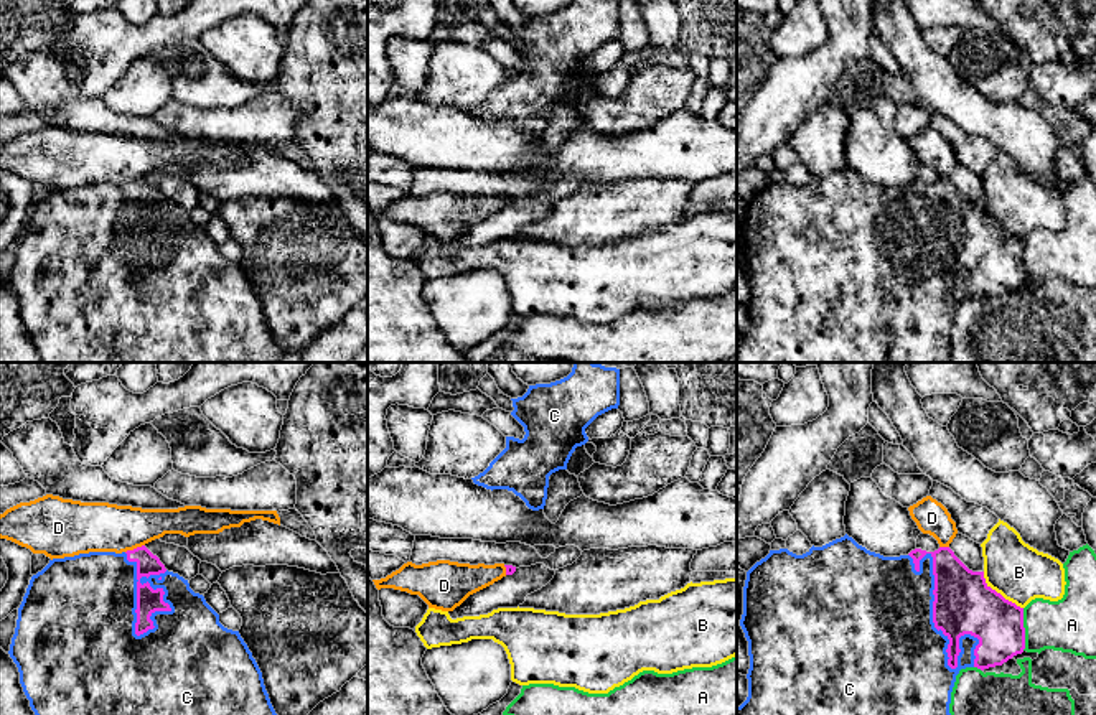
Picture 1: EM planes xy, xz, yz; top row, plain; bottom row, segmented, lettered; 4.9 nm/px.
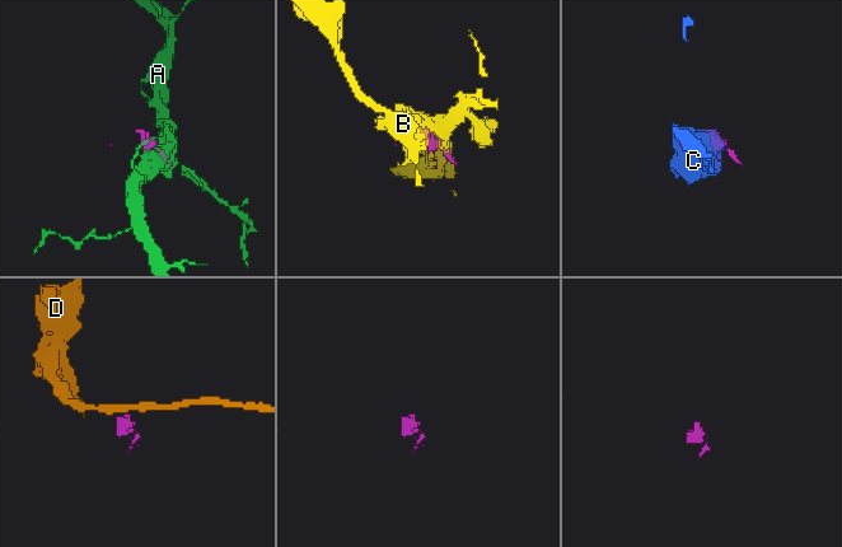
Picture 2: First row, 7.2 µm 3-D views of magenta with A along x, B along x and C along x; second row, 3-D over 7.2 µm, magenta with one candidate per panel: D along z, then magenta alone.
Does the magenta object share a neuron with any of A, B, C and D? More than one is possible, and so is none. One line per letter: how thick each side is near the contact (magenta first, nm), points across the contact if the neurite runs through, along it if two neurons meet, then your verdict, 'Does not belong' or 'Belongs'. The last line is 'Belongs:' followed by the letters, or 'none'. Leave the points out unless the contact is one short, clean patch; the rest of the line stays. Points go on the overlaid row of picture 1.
A: Thickness 260 nm (magenta) against 260 nm. Does not belong
B: Thickness 280 nm (magenta) against 280 nm. Does not belong
C: Thickness 280 nm (magenta) against 460 nm. Belongs
D: Thickness 110 nm (magenta) against 240 nm. Boundary: xy (144, 544), (126, 552). Does not belong
Belongs: C

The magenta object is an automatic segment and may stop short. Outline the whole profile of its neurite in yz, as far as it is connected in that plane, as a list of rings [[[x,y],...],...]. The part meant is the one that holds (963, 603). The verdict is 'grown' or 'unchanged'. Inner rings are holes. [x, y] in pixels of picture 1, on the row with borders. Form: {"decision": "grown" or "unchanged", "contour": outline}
{"decision": "grown", "contour": [[[847,534],[822,547],[813,545],[803,555],[788,549],[770,550],[747,572],[740,626],[748,641],[750,669],[748,697],[737,707],[737,715],[951,715],[951,692],[961,669],[984,671],[1002,666],[1025,649],[1023,608],[992,590],[984,572],[969,570],[949,547],[934,552],[915,549],[908,555],[883,557],[859,545]]]}

